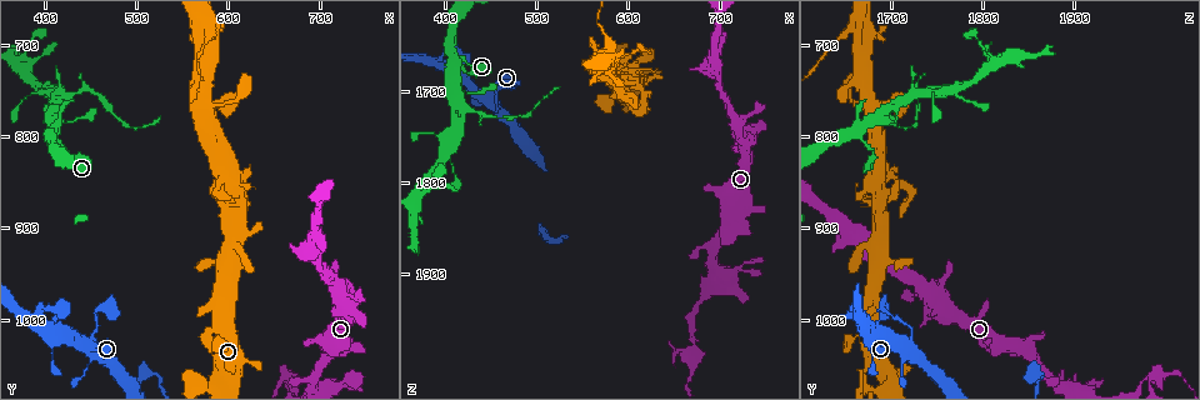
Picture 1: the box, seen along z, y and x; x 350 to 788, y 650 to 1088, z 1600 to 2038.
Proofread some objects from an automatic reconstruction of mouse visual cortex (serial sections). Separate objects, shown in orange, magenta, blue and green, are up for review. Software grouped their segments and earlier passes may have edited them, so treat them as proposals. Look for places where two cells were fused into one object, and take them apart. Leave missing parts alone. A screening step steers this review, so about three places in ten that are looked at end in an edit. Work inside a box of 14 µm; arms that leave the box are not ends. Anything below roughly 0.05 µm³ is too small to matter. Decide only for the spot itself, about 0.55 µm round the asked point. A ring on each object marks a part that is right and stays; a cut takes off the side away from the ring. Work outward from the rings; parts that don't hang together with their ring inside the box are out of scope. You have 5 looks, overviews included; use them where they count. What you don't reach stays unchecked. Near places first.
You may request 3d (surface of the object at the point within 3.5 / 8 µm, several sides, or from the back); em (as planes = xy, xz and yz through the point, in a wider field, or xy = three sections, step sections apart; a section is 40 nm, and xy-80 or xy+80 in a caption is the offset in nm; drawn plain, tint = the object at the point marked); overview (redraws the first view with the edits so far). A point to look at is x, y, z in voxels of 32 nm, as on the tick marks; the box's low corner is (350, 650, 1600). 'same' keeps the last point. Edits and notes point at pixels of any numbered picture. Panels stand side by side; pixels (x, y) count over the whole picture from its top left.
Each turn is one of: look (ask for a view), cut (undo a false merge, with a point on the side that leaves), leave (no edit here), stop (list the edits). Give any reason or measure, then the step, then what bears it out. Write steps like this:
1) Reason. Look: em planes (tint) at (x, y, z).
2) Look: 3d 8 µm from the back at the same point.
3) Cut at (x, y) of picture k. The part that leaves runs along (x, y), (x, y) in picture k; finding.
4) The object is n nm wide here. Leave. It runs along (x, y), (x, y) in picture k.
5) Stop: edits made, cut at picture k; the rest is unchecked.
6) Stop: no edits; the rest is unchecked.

Look: 3d 8 µm at (455, 1015, 1725).

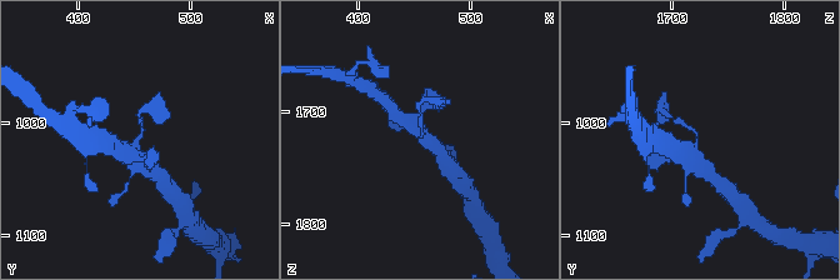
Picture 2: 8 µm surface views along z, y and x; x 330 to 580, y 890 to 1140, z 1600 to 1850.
The arms are 150, 450 nm wide; shape alone is not enough. Look: em xy step 2 (tint) at (456, 1012, 1724).

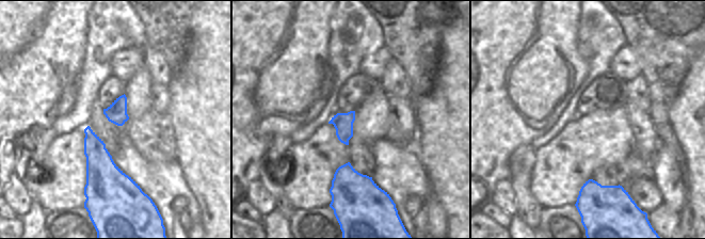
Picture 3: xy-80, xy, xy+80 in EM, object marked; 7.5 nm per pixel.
Leave. It runs along (676, 160), (698, 136), (671, 116) in picture 2; all the same cell.

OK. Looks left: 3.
Narrows sharply. Look: 3d 3.5 µm at (410, 985, 1660).

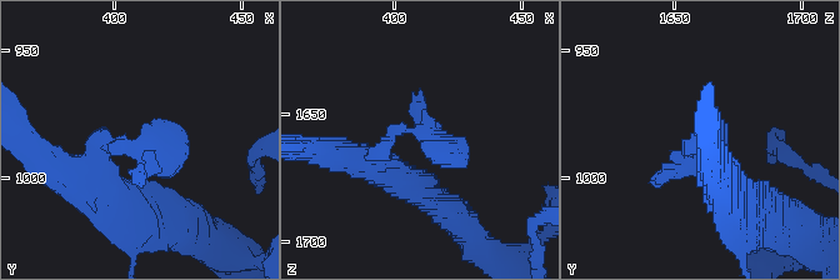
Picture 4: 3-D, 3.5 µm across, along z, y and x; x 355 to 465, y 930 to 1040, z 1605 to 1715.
Need the tissue. Look: em xy step 2 (tint) at (409, 989, 1656).

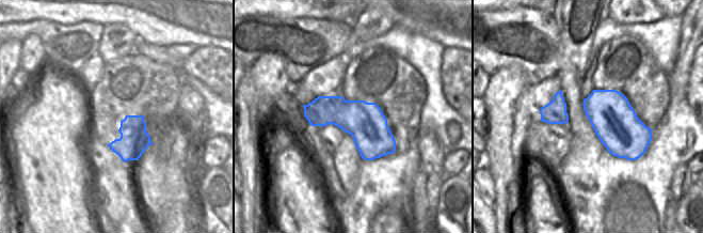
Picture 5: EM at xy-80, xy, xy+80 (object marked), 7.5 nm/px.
Leave. Continuous, no second cell.

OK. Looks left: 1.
Stop: no edits; the rest is unchecked.

